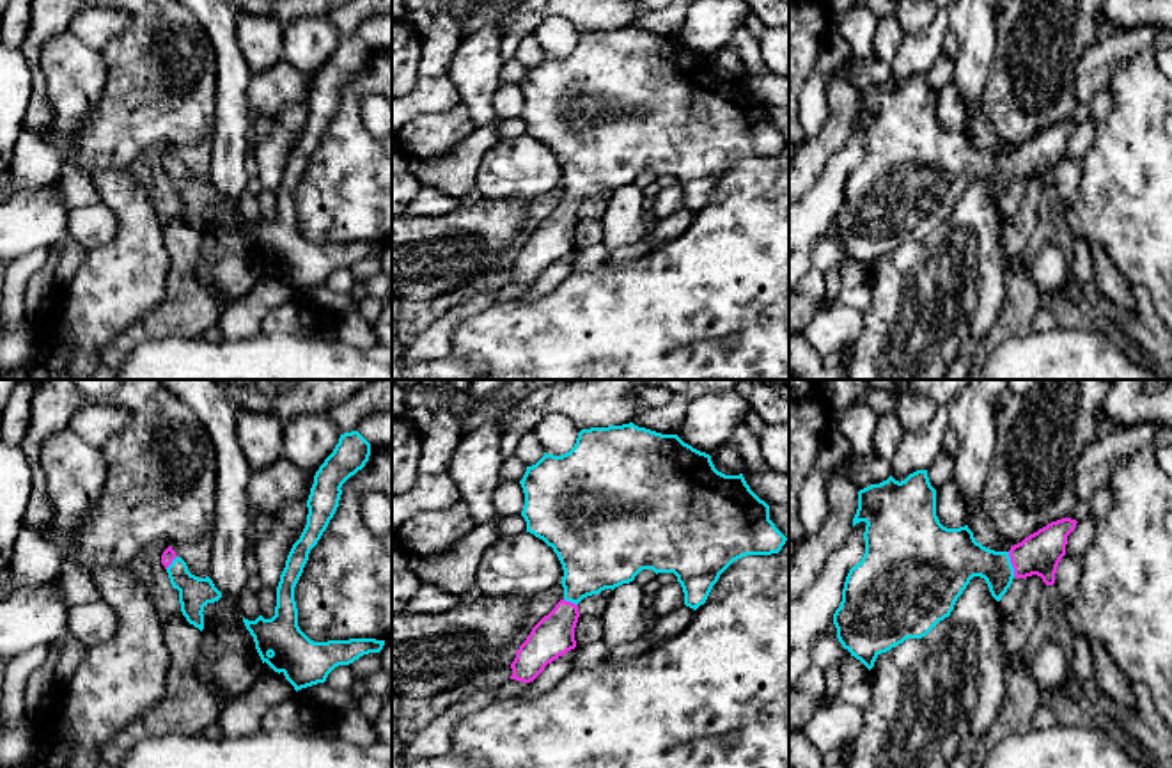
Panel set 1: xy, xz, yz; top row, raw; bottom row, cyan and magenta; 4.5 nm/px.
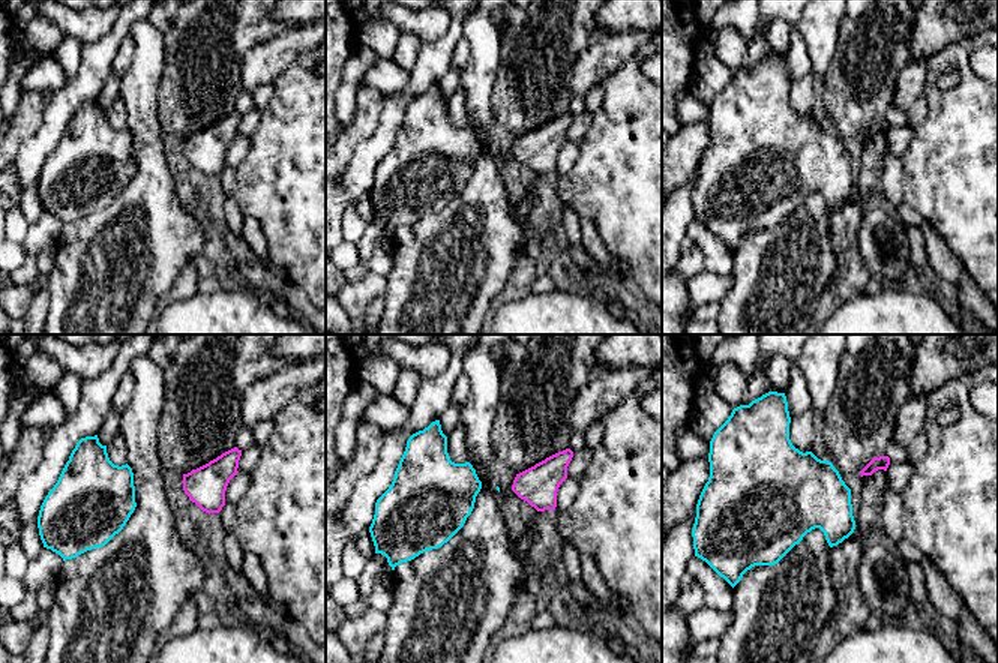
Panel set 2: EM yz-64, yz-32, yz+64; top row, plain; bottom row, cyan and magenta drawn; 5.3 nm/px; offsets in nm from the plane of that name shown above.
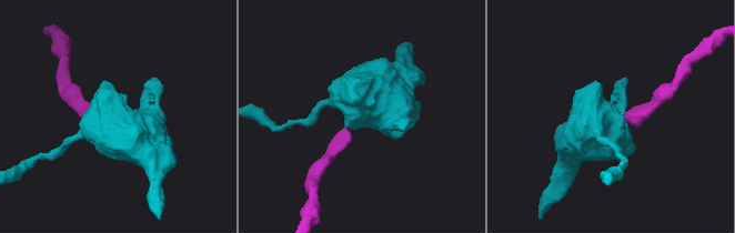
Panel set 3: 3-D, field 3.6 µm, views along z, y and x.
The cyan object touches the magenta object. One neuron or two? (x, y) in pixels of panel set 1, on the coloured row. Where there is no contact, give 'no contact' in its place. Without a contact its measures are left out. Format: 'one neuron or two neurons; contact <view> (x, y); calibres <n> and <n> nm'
one neuron; contact yz (1011, 564); calibres 220 and 190 nm

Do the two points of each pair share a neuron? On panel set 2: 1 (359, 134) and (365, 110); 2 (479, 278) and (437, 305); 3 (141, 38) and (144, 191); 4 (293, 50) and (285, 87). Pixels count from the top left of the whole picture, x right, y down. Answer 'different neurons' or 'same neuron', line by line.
1: same neuron
2: same neuron
3: same neuron
4: different neurons

